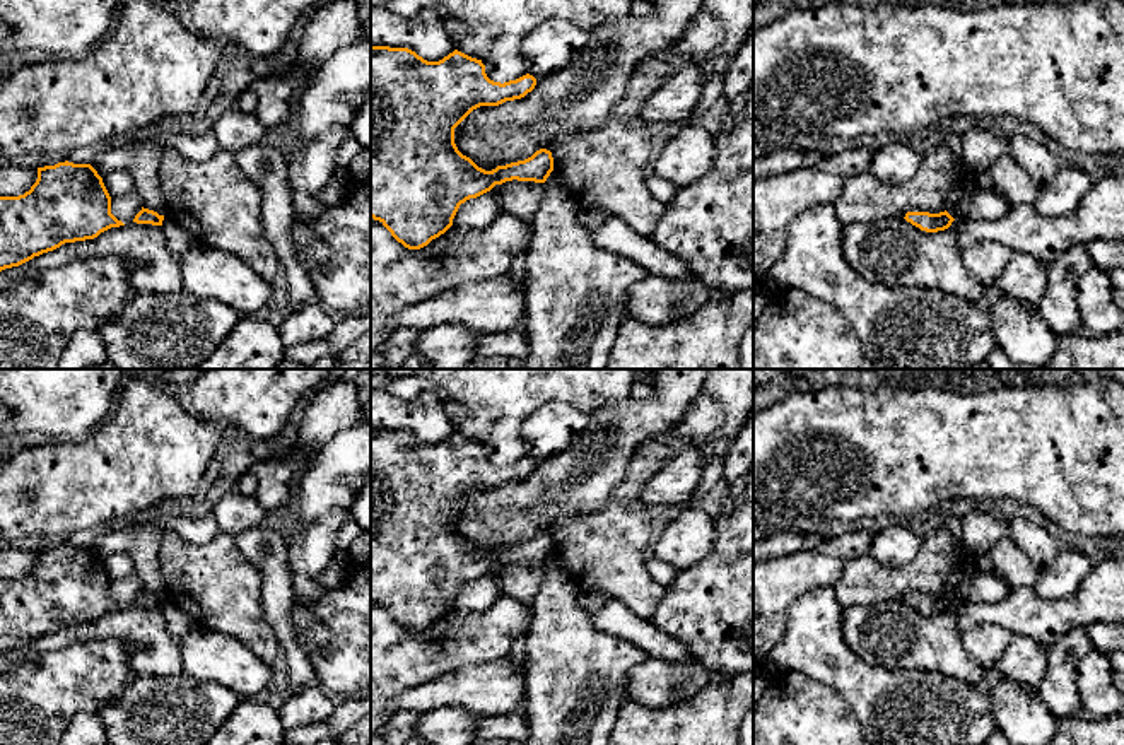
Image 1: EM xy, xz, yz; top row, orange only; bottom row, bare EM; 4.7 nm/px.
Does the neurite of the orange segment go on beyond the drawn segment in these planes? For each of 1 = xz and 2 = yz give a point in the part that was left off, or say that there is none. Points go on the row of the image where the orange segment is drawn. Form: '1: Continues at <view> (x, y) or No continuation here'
1: No continuation here
2: No continuation here

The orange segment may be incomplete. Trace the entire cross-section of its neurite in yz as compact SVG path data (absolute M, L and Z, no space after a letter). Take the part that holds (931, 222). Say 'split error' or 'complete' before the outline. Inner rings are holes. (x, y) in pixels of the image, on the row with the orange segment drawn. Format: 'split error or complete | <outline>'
complete | M946 210L940 214L907 212L904 219L926 232L945 231L955 220Z

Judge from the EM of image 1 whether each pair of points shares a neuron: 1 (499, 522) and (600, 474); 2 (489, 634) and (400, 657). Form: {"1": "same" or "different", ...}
{"1": "same", "2": "same"}

